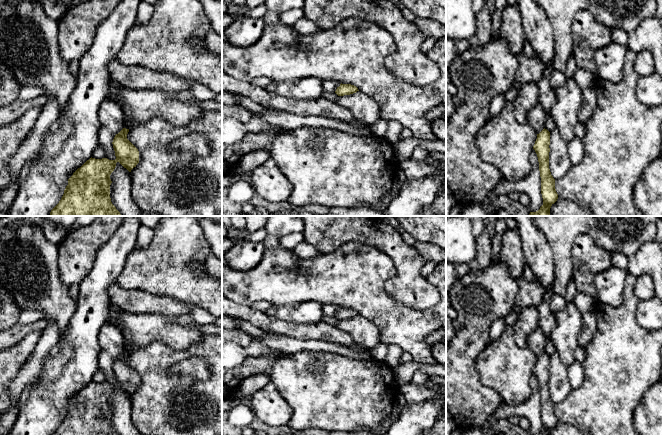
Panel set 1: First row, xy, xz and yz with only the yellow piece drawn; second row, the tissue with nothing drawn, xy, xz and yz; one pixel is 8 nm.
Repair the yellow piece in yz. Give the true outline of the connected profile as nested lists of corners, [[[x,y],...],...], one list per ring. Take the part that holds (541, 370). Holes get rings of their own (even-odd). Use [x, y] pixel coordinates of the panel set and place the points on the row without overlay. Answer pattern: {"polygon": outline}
{"polygon": [[[544,352],[539,358],[537,358],[537,363],[533,370],[539,386],[541,418],[543,422],[543,429],[538,435],[550,435],[551,430],[558,423],[558,418],[555,413],[555,403],[551,399],[549,393],[549,369],[550,356]]]}

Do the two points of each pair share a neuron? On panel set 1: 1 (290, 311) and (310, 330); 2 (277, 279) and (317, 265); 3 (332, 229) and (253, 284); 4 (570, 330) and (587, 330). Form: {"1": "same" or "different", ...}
{"1": "different", "2": "same", "3": "different", "4": "different"}

